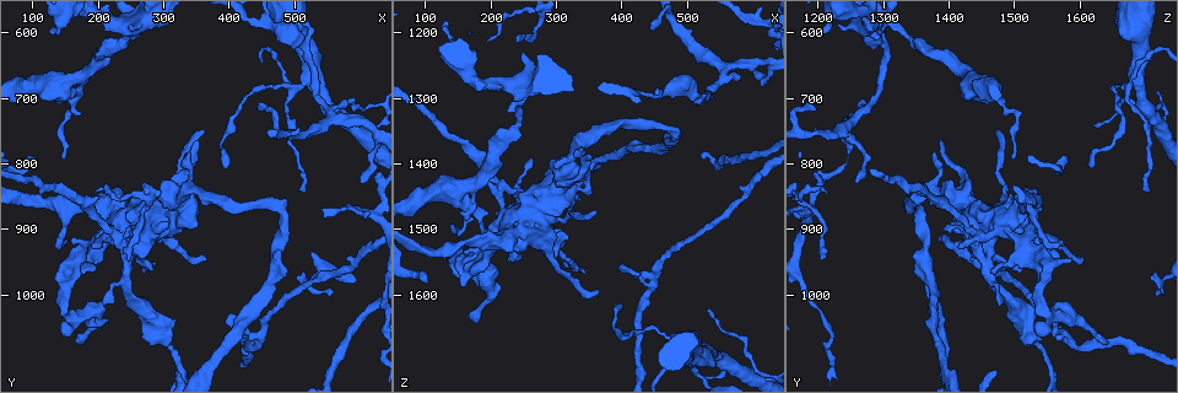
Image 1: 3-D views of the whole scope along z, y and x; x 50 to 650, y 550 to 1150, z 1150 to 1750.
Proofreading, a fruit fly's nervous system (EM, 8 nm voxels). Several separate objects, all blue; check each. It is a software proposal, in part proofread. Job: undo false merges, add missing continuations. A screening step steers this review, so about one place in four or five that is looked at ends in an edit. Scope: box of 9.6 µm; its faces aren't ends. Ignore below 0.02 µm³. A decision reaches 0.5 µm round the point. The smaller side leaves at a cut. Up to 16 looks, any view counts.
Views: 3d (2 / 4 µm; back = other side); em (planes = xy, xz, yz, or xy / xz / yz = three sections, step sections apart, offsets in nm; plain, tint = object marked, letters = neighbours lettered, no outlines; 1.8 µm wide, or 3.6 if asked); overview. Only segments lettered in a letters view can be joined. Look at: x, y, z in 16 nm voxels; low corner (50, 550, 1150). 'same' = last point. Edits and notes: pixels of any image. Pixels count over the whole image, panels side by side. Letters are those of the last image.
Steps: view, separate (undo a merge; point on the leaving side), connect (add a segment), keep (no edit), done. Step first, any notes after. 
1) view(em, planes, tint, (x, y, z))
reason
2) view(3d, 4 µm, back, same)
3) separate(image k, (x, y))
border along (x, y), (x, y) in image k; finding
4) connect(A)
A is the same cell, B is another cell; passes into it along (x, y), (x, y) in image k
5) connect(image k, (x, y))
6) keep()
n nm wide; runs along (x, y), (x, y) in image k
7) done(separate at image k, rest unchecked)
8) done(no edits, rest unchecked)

view(3d, 2 µm, (550, 730, 1265))
three arms meet

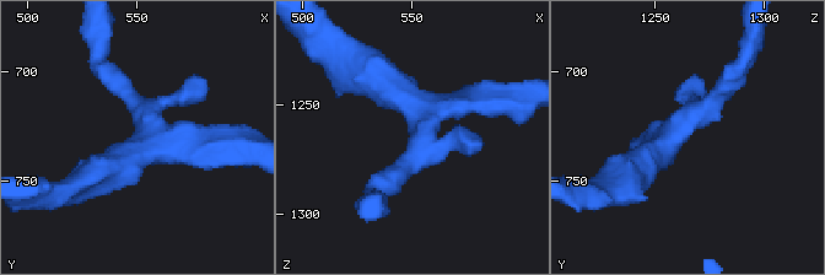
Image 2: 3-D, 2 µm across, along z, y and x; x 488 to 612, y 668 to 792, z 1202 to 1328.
view(em, yz, step 8, tint, (552, 725, 1262))

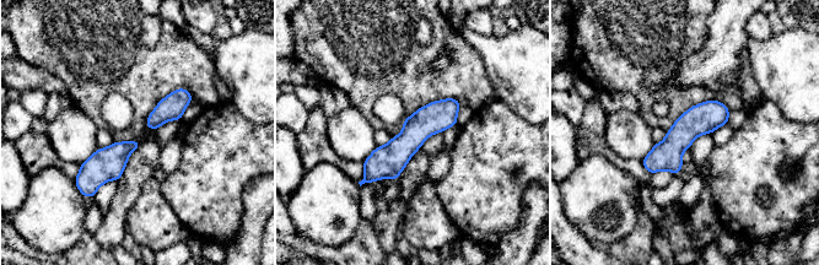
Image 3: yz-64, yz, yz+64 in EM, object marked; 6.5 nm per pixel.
view(em, planes, letters, same)

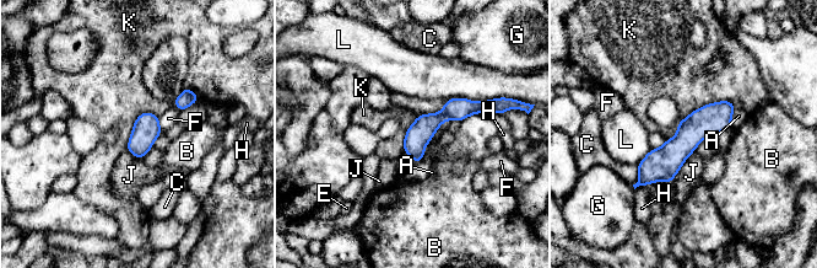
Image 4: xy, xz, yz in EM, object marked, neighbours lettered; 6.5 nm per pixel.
keep()
K touches over 380 nm; A, B, C, E, F, G, H, J, K and L are other cells; one neuron here

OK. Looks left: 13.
view(em, planes, letters, (315, 855, 1420))
abrupt turn

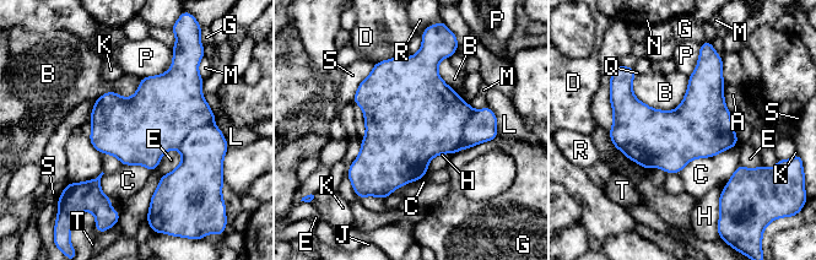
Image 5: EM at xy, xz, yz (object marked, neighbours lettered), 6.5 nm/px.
keep()
A, B, C, D, E, G, H, J, K, L, M, N, P, Q, R, S and T are other cells; border along (688, 77), (670, 110), (631, 90) in image 5; one neuron here

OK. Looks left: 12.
view(em, planes, letters, (395, 805, 1620))
end of a long branch

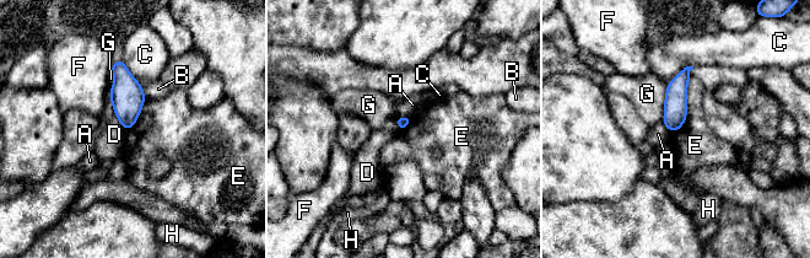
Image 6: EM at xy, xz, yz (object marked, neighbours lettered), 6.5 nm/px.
keep()
80 nm wide; A, B, C, D, E, F, G and H are other cells; border along (691, 78), (686, 119), (671, 133) in image 6; no lettered segment goes on from it

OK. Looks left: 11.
view(em, planes, plain, (490, 685, 1675))
four or more arms meet

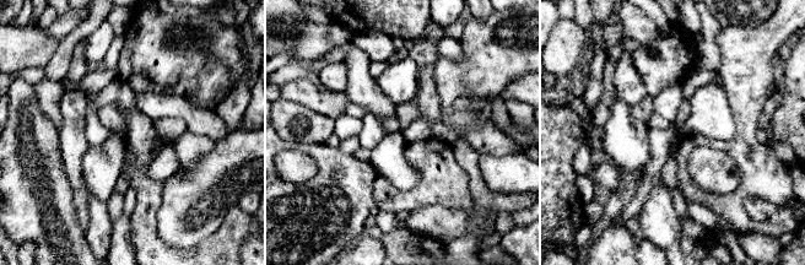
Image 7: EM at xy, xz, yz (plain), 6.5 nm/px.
view(em, planes, tint, same)

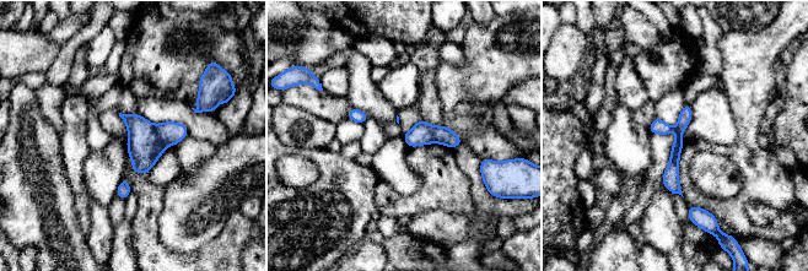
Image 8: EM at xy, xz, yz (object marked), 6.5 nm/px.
view(em, planes, letters, same)
see the neighbours

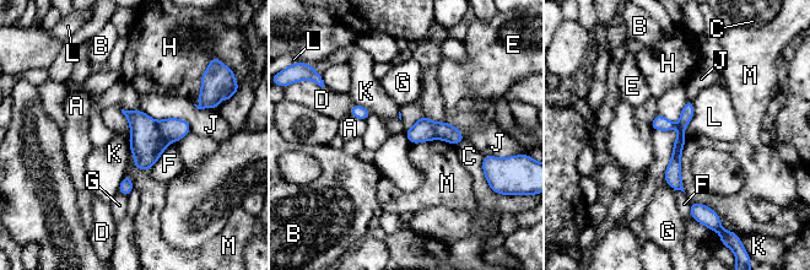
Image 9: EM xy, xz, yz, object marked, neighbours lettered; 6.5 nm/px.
separate(image 9, (421, 131))
J touches over 340 nm; A, B, C, D, E, F, G, H, J, K, L and M are other cells; border along (420, 119), (431, 125), (436, 138) in image 9; two neurons meet here

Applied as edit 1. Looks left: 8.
view(overview)

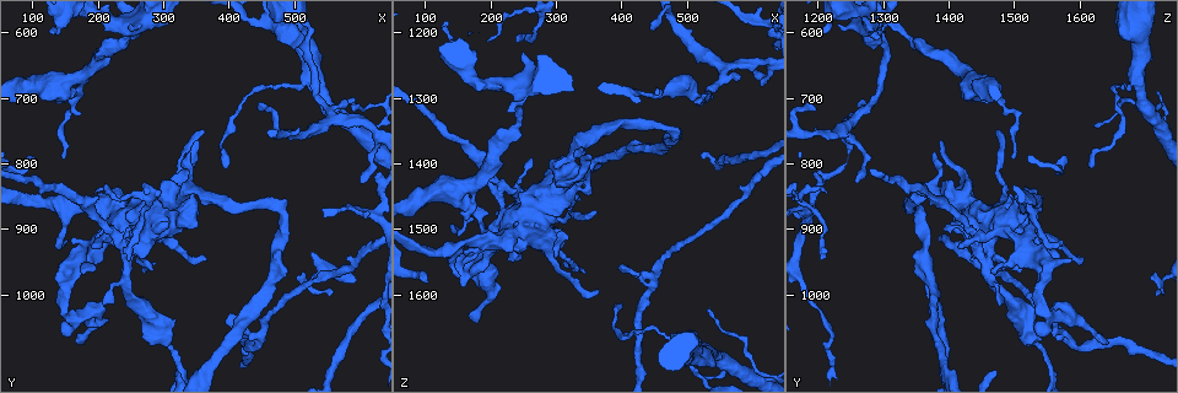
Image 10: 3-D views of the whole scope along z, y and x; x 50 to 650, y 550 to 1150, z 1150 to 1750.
view(3d, 2 µm, (180, 1075, 1640))
free end

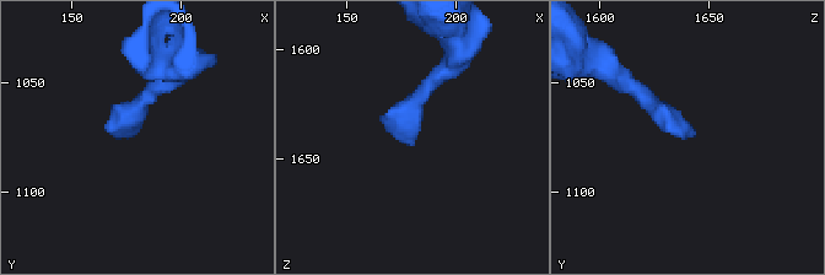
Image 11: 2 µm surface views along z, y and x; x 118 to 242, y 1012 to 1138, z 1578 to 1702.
view(em, xz, step 4, tint, (177, 1073, 1644))
shape alone is not enough

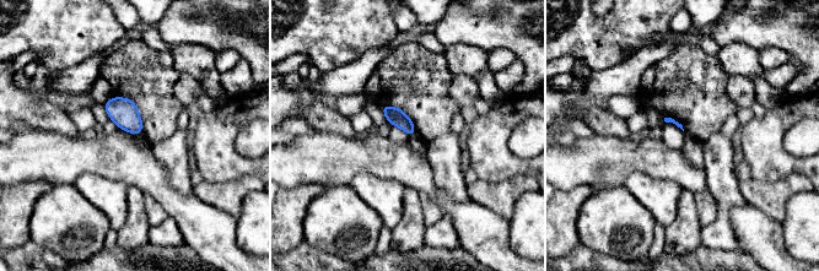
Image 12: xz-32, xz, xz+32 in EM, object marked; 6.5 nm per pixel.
view(em, planes, letters, same)
cut it another way

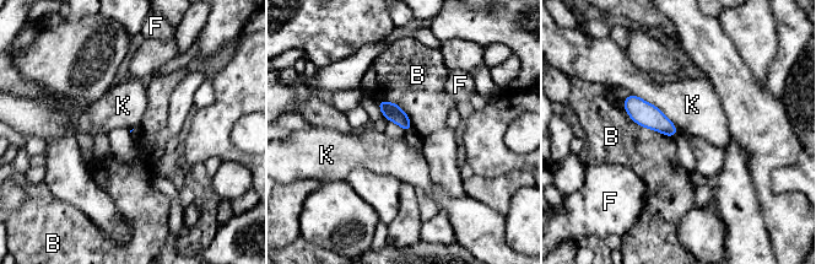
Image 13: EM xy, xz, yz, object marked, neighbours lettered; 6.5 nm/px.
keep()
B, F and K are other cells; border along (631, 92), (653, 103), (679, 129) in image 13; no lettered segment goes on from it

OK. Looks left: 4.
view(em, yz, step 8, tint, (150, 1030, 1550))
abrupt turn

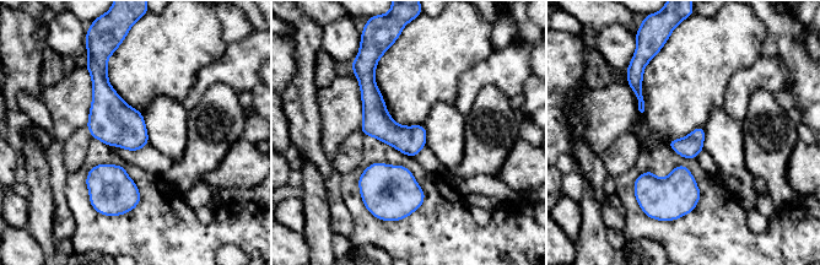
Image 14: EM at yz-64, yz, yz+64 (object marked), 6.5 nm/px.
view(em, planes, tint, same)

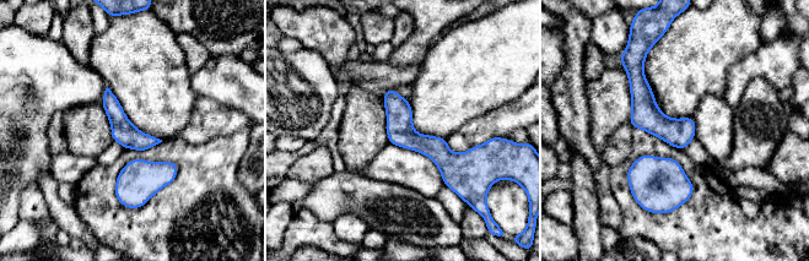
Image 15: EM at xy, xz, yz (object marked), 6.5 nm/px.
view(em, planes, letters, same)
see the neighbours

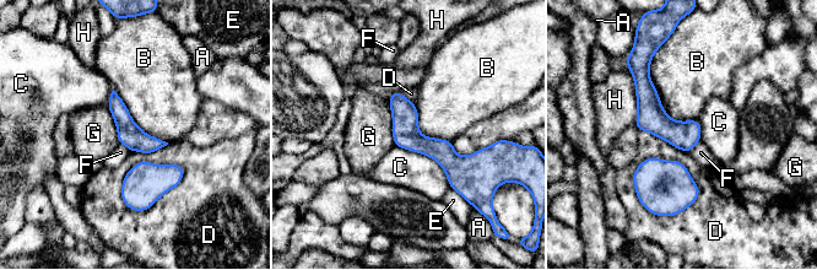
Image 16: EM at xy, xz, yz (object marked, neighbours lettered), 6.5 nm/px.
keep()
160 nm wide; A, B, C, D, E, F, G and H are other cells; border along (653, 53), (660, 106), (697, 120) in image 16; continuous, no second neuron

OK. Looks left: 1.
done(separate at image 9, rest unchecked)

